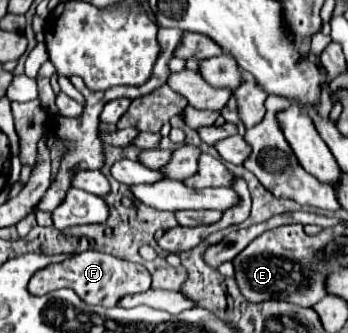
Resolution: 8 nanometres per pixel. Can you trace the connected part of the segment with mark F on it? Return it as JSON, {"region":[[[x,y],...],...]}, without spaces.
{"region":[[[84,251],[78,253],[74,259],[58,263],[58,265],[48,265],[46,269],[40,269],[28,285],[28,291],[32,295],[46,295],[54,289],[62,289],[62,287],[70,287],[78,293],[78,297],[82,301],[86,301],[88,305],[102,305],[102,307],[114,307],[116,301],[120,301],[120,297],[128,295],[128,293],[140,293],[144,289],[150,287],[150,275],[148,269],[144,269],[142,265],[136,263],[120,263],[120,259],[106,255],[106,253],[98,253],[98,251]]]}

